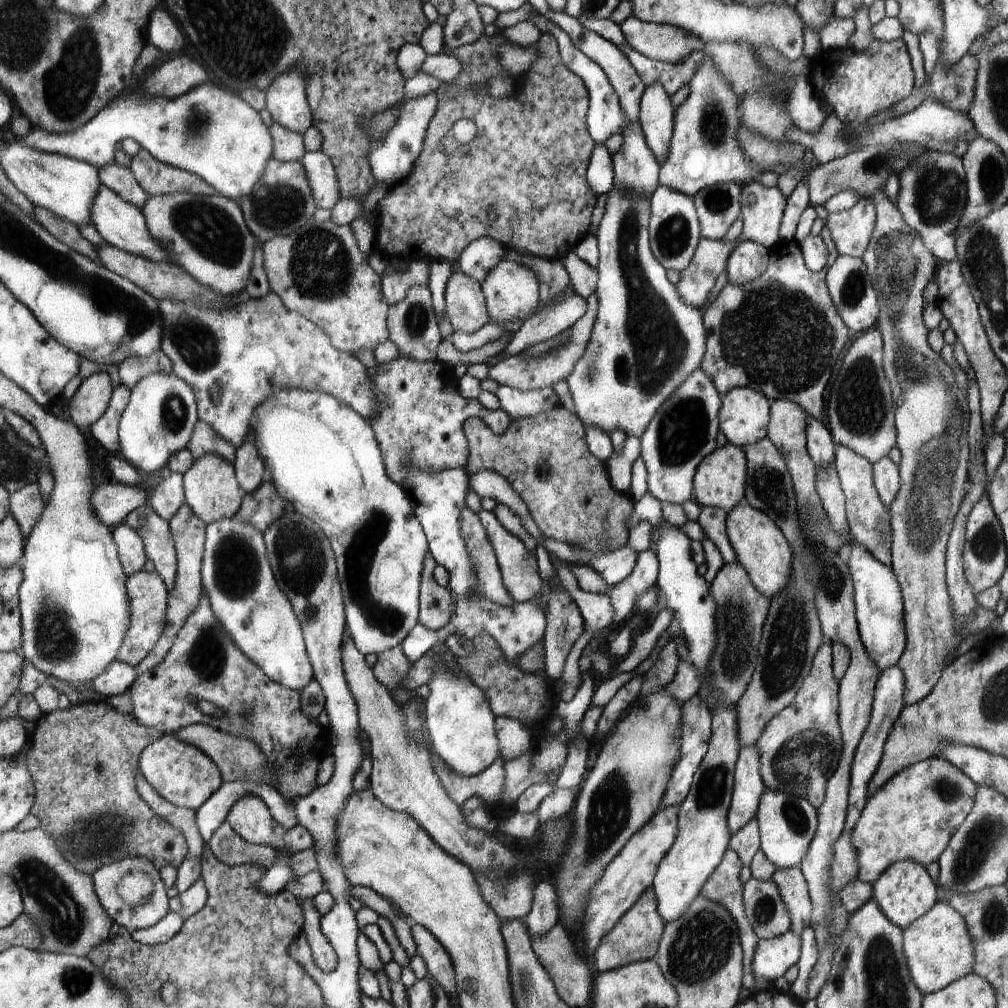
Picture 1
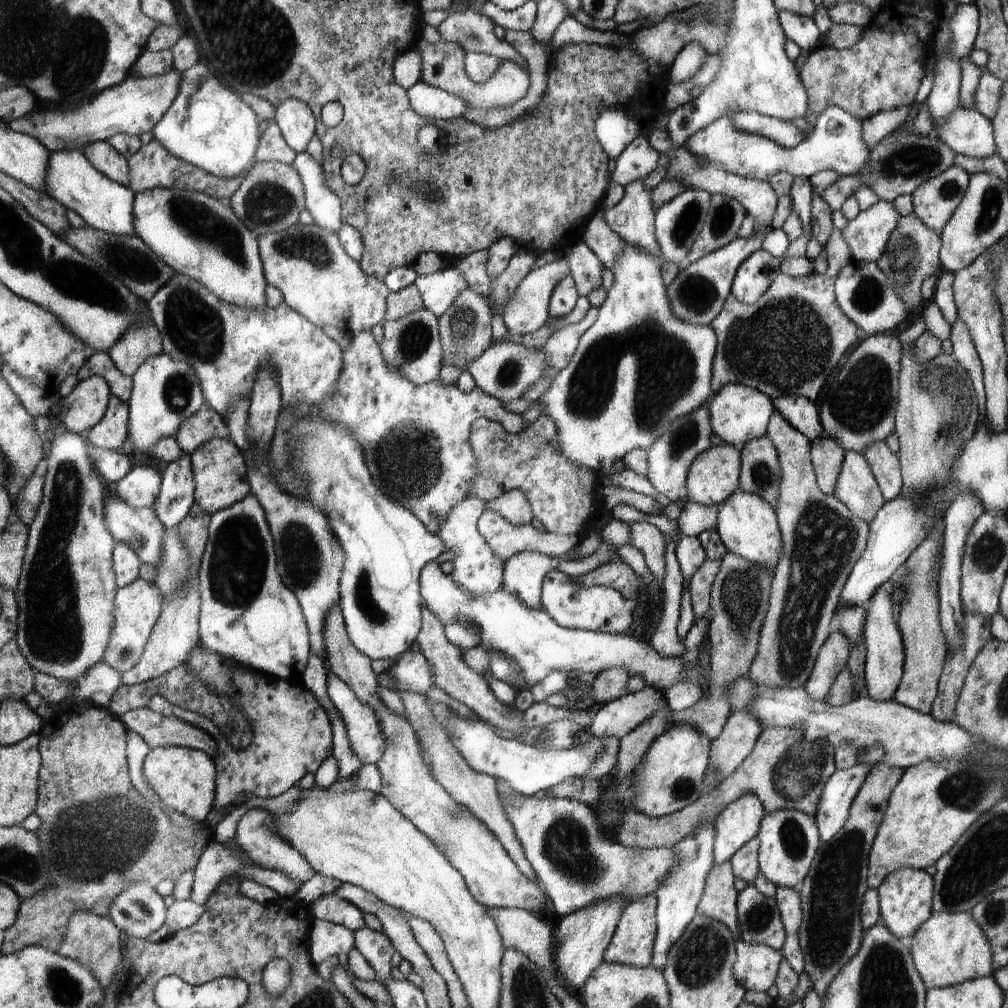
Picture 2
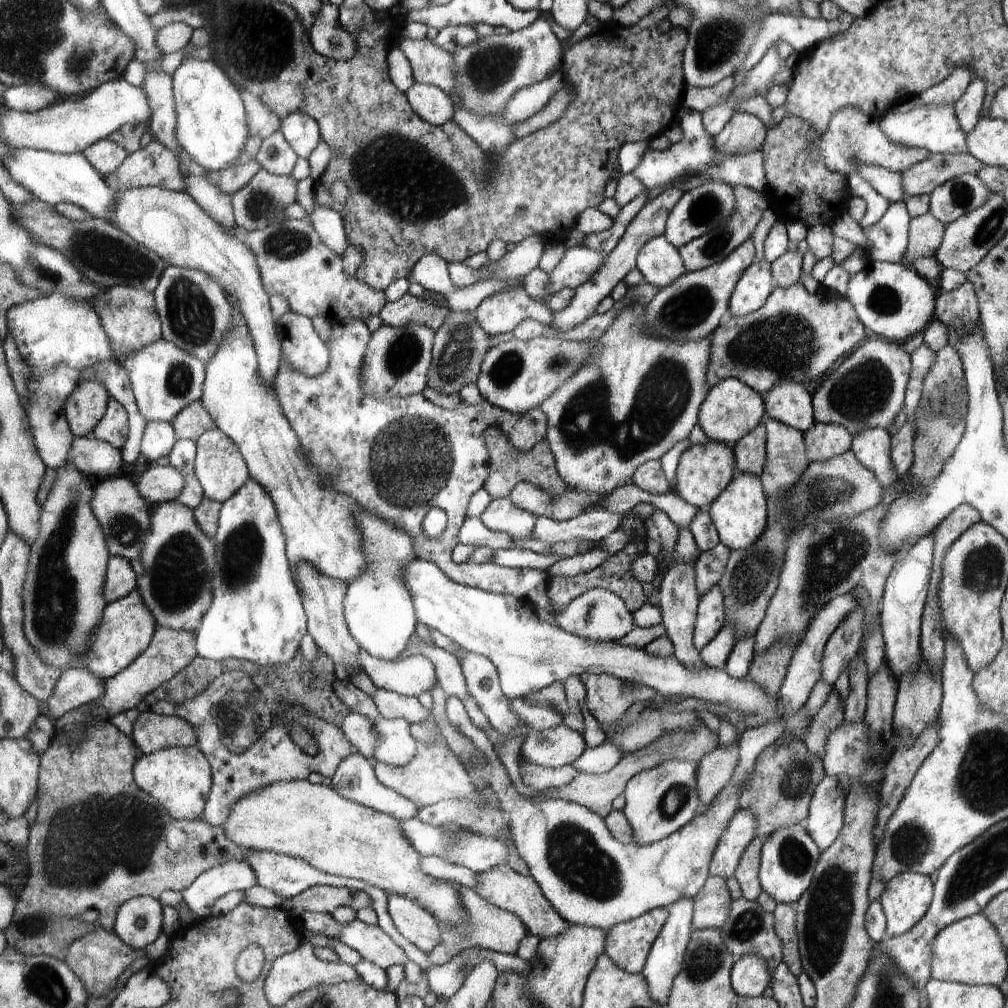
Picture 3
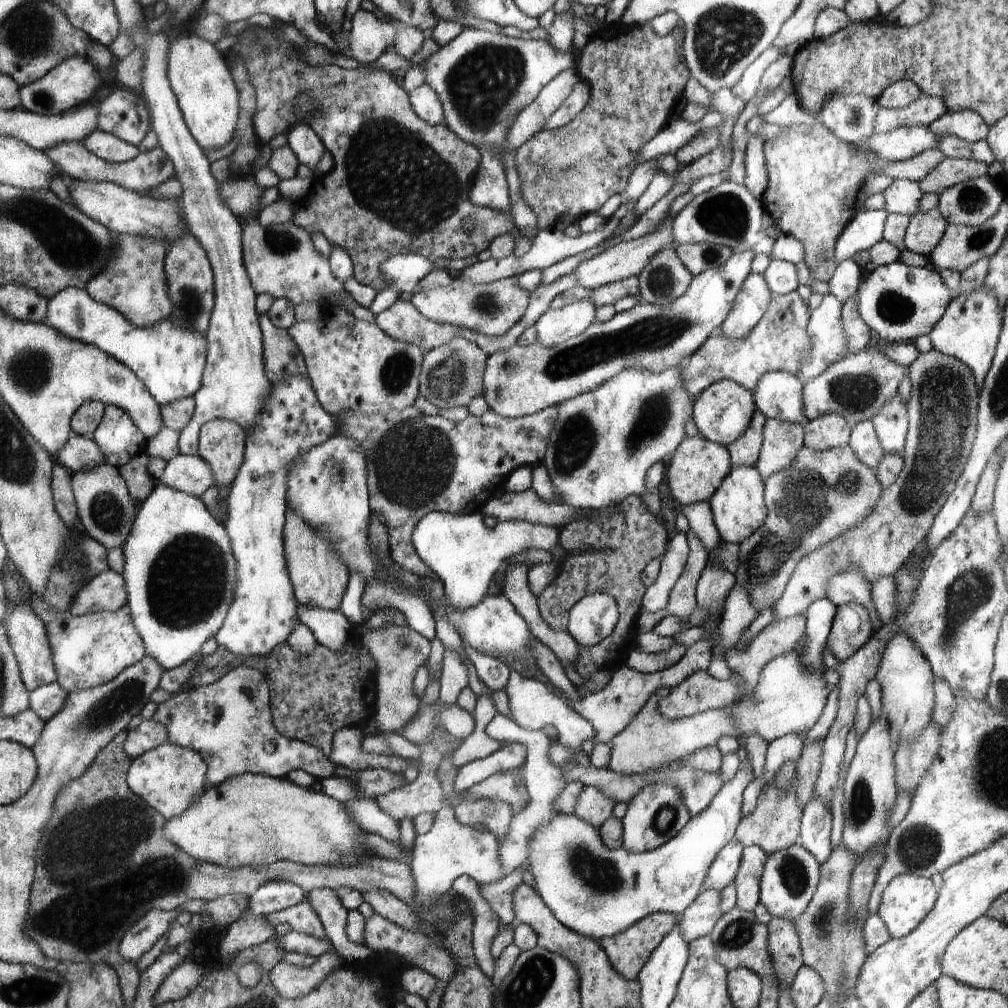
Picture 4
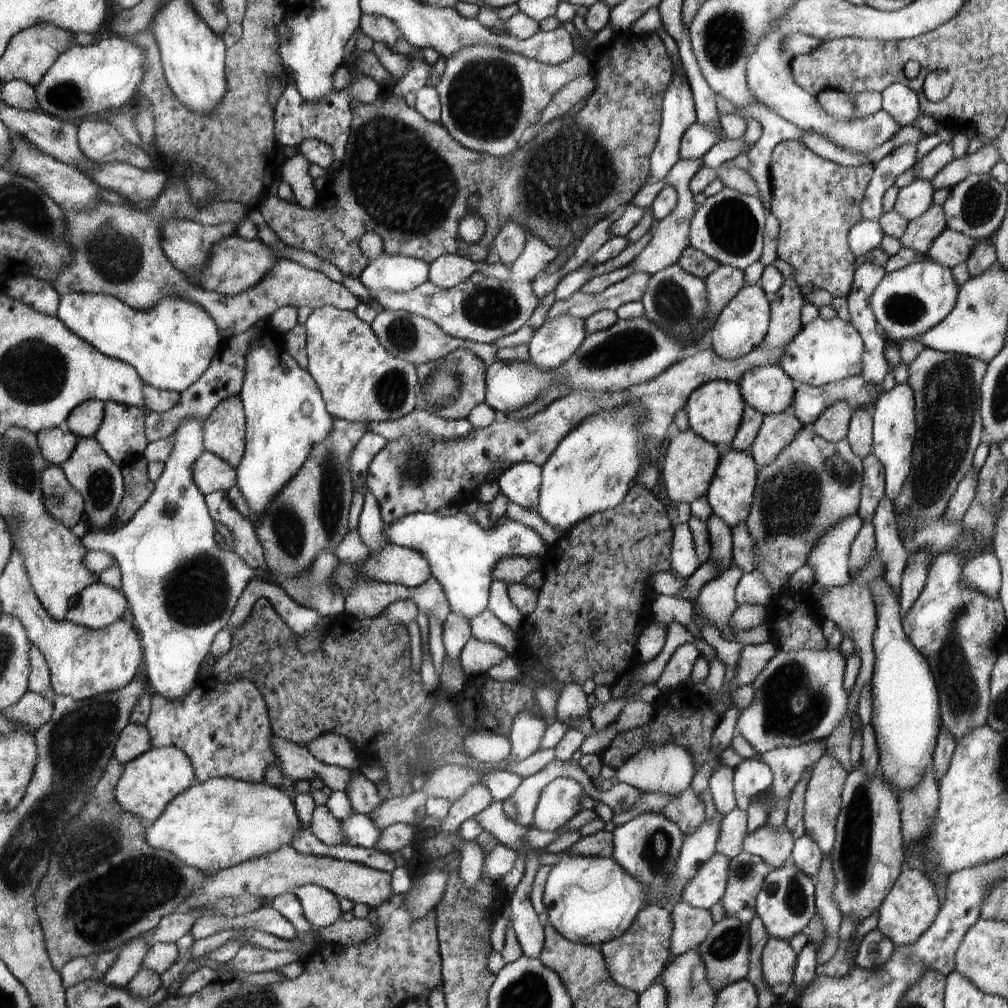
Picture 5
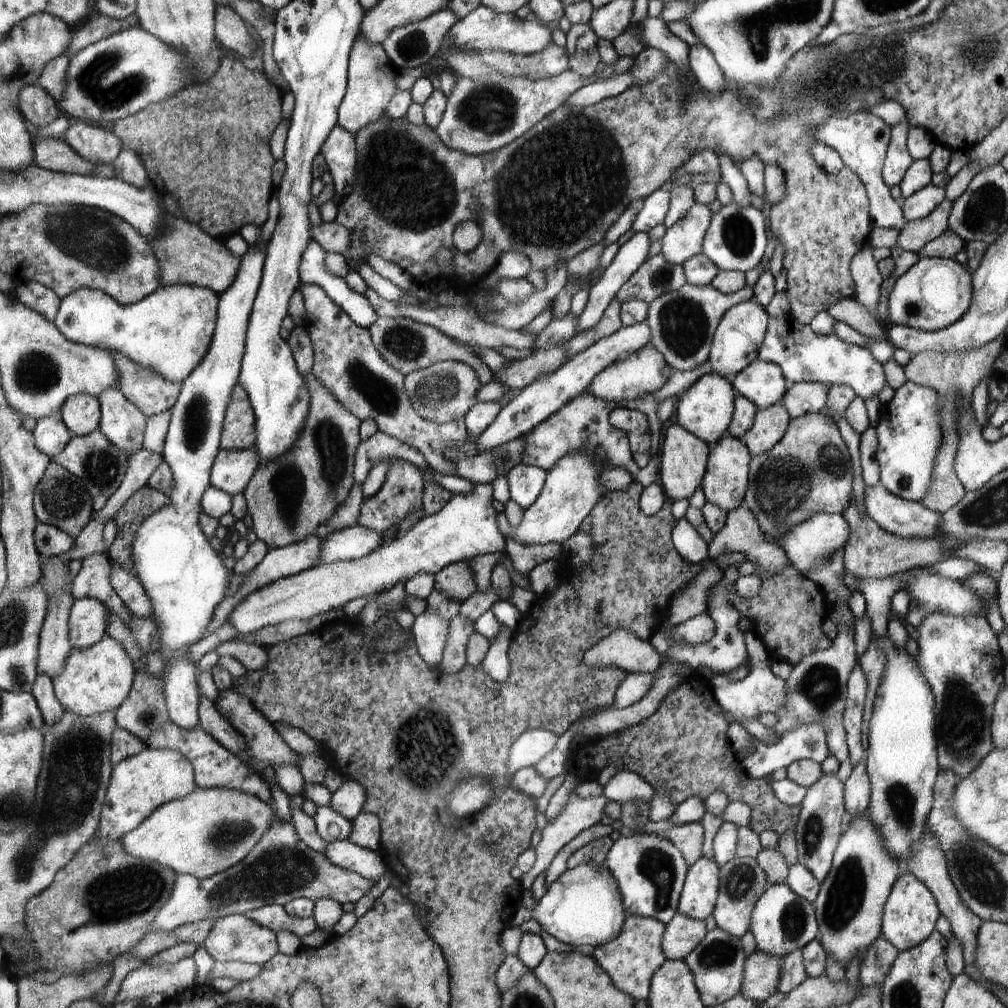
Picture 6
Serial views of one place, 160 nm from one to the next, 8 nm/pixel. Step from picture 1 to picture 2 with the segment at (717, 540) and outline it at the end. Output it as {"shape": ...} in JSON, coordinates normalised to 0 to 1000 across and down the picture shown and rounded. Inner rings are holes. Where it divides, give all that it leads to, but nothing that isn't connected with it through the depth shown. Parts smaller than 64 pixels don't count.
{"shape":[[[682,494],[675,498],[675,502],[677,504],[671,518],[677,531],[691,533],[695,528],[709,524],[712,501],[697,501]]]}

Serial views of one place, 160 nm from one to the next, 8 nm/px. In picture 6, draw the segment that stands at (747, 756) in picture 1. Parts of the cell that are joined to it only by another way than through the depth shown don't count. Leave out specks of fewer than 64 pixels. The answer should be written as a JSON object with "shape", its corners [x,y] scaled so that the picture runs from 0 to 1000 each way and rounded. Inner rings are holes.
{"shape":[[[696,849],[684,860],[673,904],[690,913],[702,912],[712,895],[714,863],[708,852]]]}

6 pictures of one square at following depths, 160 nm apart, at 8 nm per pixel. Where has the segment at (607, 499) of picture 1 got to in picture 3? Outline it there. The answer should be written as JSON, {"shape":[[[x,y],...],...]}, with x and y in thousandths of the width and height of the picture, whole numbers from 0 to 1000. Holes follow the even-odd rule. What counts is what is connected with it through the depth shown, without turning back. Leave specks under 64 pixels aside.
{"shape":[[[494,424],[484,425],[481,430],[481,437],[484,440],[488,460],[486,472],[480,480],[480,484],[482,484],[488,495],[504,493],[508,486],[519,477],[527,478],[549,489],[563,486],[562,478],[560,478],[552,464],[551,451],[547,447],[547,441],[544,440],[542,434],[521,449],[514,448]]]}

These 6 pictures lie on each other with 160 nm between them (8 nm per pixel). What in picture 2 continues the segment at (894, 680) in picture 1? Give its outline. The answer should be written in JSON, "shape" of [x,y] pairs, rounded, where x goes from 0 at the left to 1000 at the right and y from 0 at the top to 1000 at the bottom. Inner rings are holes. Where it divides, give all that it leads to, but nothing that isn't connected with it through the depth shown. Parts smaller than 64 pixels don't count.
{"shape":[[[849,759],[839,764],[829,763],[823,769],[807,810],[815,836],[820,836],[839,815],[845,795],[863,762],[862,759]]]}

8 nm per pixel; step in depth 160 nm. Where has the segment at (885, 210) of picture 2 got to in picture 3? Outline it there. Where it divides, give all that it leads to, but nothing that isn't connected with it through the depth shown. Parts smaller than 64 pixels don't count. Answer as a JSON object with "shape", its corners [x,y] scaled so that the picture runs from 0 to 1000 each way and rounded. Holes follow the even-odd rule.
{"shape":[[[898,198],[885,201],[877,214],[862,229],[857,229],[866,242],[863,257],[895,261],[902,239],[903,219]]]}

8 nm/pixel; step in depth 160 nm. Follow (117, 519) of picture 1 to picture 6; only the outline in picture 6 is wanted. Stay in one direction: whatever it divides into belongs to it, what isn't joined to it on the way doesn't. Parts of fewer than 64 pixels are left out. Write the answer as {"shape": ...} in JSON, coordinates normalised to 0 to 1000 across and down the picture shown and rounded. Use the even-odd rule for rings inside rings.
{"shape":[[[253,442],[236,447],[219,445],[209,463],[209,482],[230,493],[242,489],[257,461]]]}

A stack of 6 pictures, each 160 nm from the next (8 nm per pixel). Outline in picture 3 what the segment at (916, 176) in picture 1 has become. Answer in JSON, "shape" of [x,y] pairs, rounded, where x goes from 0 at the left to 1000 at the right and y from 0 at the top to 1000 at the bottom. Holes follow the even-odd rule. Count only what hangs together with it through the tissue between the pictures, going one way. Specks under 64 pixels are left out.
{"shape":[[[955,173],[939,179],[922,192],[922,209],[938,224],[954,215],[958,209],[973,205],[983,190],[972,176]]]}

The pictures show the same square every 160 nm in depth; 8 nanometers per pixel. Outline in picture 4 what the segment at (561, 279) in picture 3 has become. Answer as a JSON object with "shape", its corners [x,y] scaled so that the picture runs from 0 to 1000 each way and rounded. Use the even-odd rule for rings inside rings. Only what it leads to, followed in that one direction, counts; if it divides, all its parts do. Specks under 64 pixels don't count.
{"shape":[[[663,216],[653,228],[645,230],[633,237],[621,238],[615,240],[603,248],[599,248],[597,252],[589,254],[589,256],[581,256],[573,262],[573,266],[567,270],[567,274],[571,276],[573,285],[581,286],[584,289],[591,289],[593,286],[612,280],[613,278],[620,278],[625,274],[633,274],[638,270],[639,264],[645,260],[655,248],[668,244],[669,236],[667,236],[667,216]]]}

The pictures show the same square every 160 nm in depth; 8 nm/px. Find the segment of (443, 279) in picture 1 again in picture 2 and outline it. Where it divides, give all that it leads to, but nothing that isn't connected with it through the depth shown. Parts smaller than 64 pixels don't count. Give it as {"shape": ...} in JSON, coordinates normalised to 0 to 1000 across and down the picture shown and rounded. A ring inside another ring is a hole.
{"shape":[[[502,338],[489,341],[479,349],[474,357],[471,356],[462,368],[469,373],[471,382],[478,389],[492,394],[497,399],[505,400],[520,396],[521,390],[537,376],[544,373],[546,367],[547,355],[538,346],[526,345],[510,338]]]}

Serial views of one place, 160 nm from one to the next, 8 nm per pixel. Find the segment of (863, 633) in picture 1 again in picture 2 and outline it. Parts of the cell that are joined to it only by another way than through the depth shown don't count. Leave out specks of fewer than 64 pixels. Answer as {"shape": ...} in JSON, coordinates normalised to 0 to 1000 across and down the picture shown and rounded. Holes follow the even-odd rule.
{"shape":[[[885,576],[878,577],[868,586],[859,601],[857,631],[860,641],[857,688],[868,695],[885,695],[896,670],[898,654],[894,627],[890,620],[891,606],[884,597]]]}

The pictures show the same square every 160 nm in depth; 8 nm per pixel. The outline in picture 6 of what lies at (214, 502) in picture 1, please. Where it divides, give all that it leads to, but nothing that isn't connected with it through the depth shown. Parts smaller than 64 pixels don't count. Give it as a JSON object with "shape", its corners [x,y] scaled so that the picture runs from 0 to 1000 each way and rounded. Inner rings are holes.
{"shape":[[[235,383],[230,389],[229,401],[226,401],[222,413],[221,432],[218,433],[218,444],[221,446],[244,446],[254,438],[254,414],[249,397],[242,385]]]}

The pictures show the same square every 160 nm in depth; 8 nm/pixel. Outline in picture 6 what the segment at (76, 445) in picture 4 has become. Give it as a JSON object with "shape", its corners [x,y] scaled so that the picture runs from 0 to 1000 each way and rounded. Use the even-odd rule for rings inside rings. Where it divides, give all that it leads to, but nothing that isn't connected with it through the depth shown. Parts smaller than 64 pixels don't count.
{"shape":[[[59,409],[38,417],[32,433],[35,433],[35,439],[40,448],[43,448],[48,454],[54,454],[56,450],[60,450],[63,442],[72,435],[62,419]]]}

